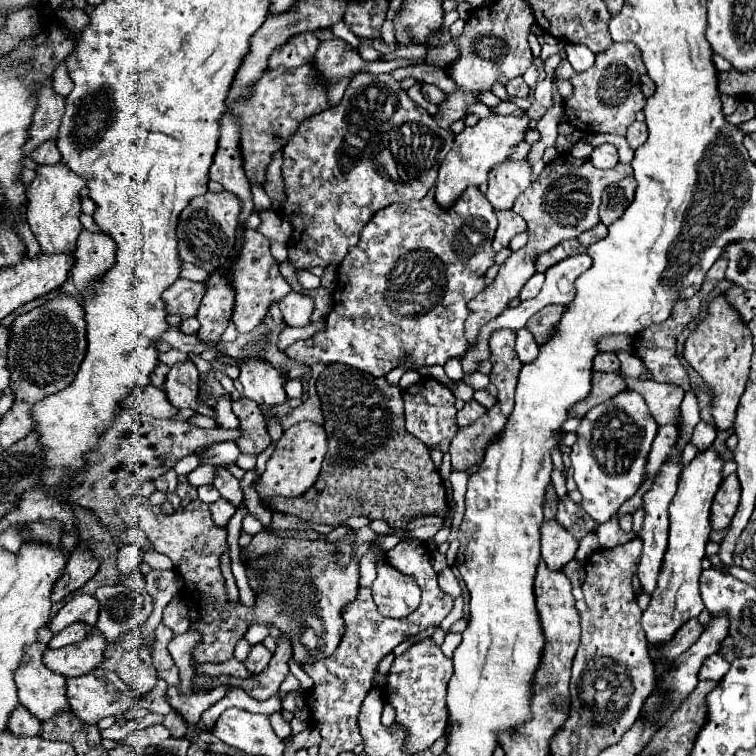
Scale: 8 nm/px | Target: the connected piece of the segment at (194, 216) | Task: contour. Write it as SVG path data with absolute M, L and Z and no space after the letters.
M224 190L220 194L208 192L204 196L192 198L190 204L182 210L176 224L180 258L198 268L204 268L206 272L214 272L226 262L226 258L234 250L238 222L240 222L240 198L236 198L234 194L228 194Z

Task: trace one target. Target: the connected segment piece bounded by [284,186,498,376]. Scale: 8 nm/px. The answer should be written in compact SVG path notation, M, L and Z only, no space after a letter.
M470 186L460 198L458 202L450 208L450 210L440 210L432 198L432 190L428 192L426 198L422 198L420 202L406 202L406 204L392 204L380 212L374 214L374 218L364 226L362 234L360 234L360 242L356 246L352 246L352 250L348 252L348 256L344 258L344 262L338 266L338 282L336 282L336 288L334 288L334 294L332 294L332 310L328 314L328 328L322 330L320 334L314 334L312 338L308 340L298 340L294 344L290 344L286 348L286 358L292 360L292 362L298 362L298 364L306 364L306 366L312 366L312 364L330 364L330 362L342 362L342 364L348 364L352 368L358 368L358 370L364 370L372 376L386 376L392 368L404 364L408 368L420 368L420 366L432 366L432 364L440 364L444 366L444 362L452 356L460 358L464 356L464 350L468 350L468 342L464 338L464 320L468 318L468 308L466 304L486 286L484 282L484 274L486 270L494 264L494 250L492 250L492 238L494 238L494 232L496 232L496 212L492 208L492 204L486 200L486 196L476 188L476 186Z

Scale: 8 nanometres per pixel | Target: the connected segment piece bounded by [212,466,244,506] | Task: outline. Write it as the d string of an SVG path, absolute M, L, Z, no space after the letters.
M216 466L216 476L214 476L214 482L212 482L218 492L222 494L222 498L230 500L234 506L240 506L242 500L244 500L244 494L240 492L240 482L230 474L228 468L224 466Z

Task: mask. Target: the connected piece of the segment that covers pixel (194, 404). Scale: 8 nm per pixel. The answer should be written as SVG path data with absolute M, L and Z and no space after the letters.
M178 362L172 366L172 370L166 376L164 392L168 396L168 402L174 408L192 408L198 414L214 416L214 410L210 406L204 406L198 402L198 370L194 362Z

